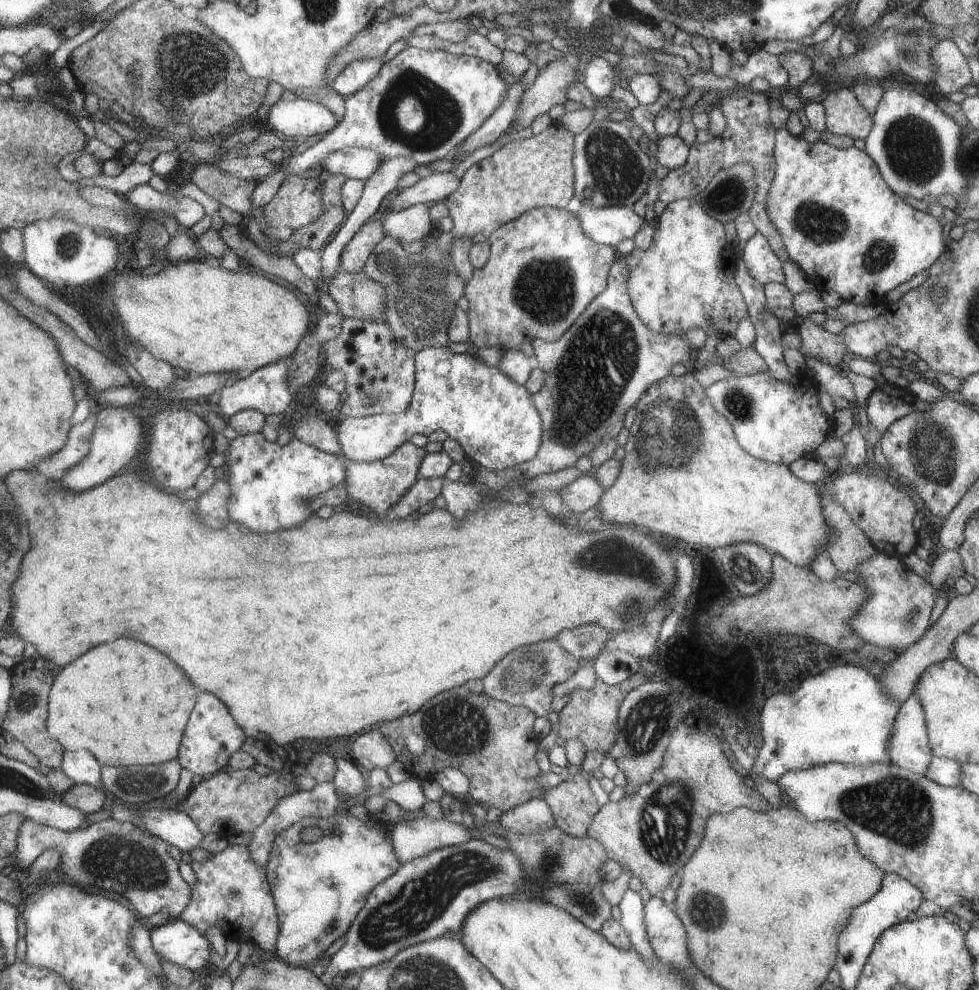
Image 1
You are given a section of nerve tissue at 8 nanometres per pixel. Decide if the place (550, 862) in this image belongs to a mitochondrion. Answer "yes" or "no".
yes

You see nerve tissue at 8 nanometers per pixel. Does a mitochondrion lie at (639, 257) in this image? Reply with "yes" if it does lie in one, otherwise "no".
no

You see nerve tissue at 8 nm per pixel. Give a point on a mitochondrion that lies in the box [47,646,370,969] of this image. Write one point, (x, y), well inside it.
(115, 861)

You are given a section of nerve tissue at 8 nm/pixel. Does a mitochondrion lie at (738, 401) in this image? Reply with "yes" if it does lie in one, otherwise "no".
yes

